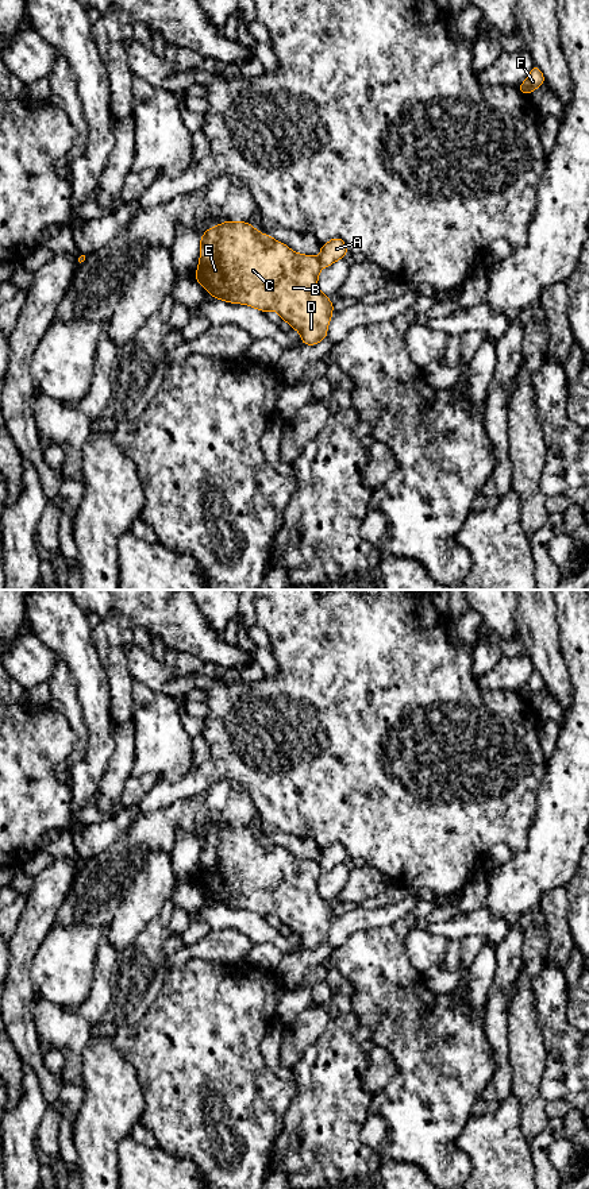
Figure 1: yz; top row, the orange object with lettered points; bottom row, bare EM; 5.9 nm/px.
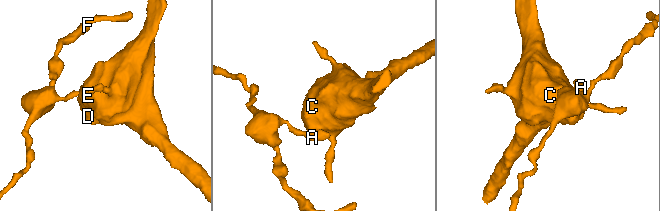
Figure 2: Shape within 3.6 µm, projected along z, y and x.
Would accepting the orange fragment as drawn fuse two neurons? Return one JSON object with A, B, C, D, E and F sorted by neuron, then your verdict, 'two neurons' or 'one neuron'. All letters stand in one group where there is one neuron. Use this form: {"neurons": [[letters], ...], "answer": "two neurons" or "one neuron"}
{"neurons": [["A", "F"], ["B", "C", "D", "E"]], "answer": "two neurons"}

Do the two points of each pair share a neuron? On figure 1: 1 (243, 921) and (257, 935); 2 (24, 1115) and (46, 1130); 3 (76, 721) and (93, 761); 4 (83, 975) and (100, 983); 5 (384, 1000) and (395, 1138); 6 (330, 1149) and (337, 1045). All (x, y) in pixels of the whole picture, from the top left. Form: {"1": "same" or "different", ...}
{"1": "same", "2": "different", "3": "different", "4": "different", "5": "same", "6": "same"}

